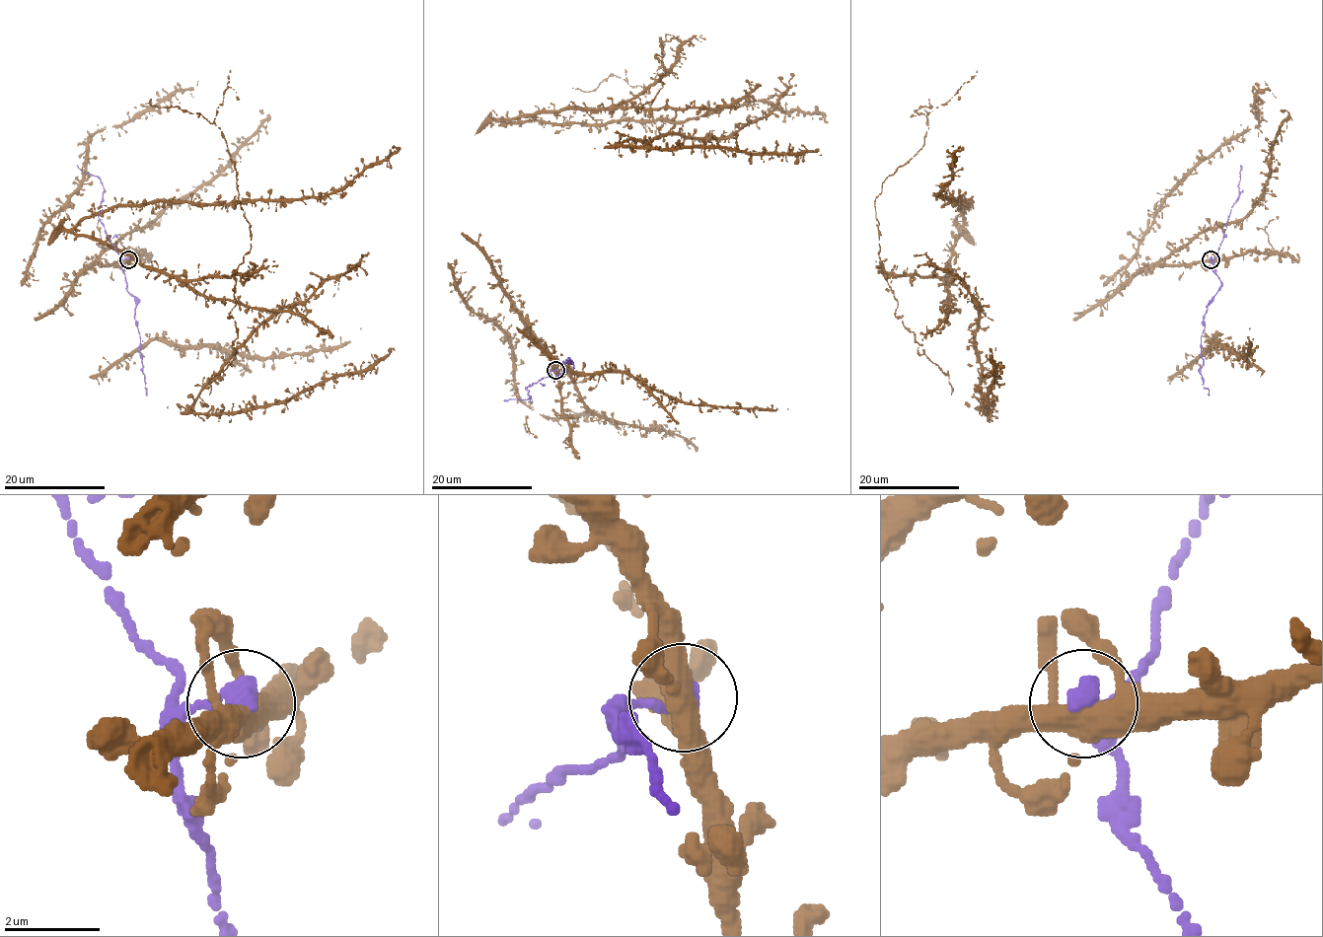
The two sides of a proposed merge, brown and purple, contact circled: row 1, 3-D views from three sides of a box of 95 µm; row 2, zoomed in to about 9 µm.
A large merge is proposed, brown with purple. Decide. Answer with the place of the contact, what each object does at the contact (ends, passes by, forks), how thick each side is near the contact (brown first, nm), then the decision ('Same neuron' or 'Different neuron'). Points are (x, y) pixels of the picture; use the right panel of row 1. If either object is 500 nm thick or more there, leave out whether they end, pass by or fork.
Place: (1211, 259). At the ring brown forks. At the ring purple ends. Thickness 380 nm (brown) against 440 nm. Same neuron

